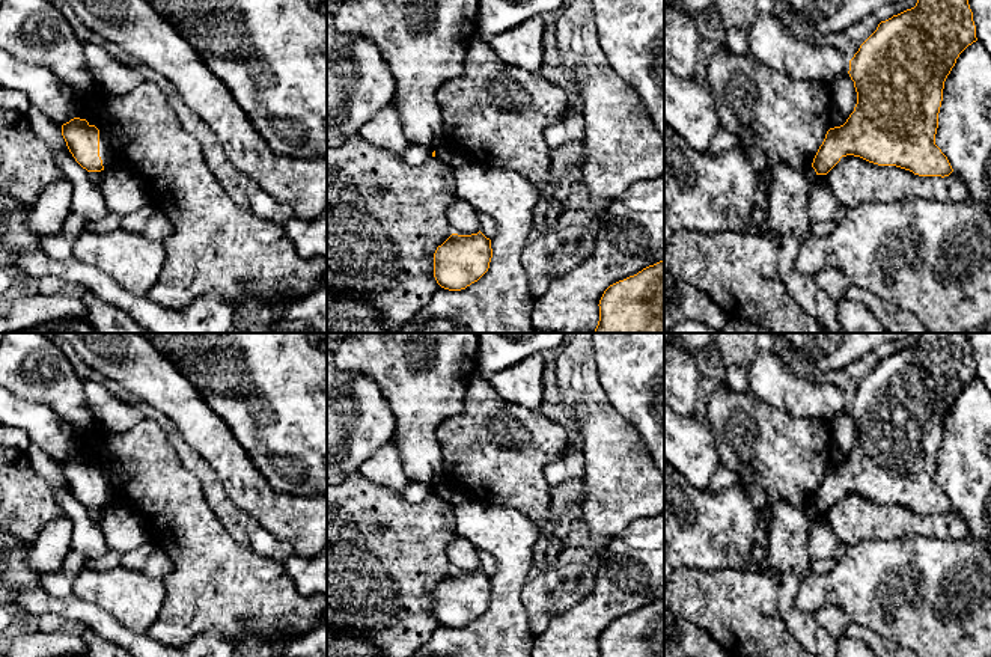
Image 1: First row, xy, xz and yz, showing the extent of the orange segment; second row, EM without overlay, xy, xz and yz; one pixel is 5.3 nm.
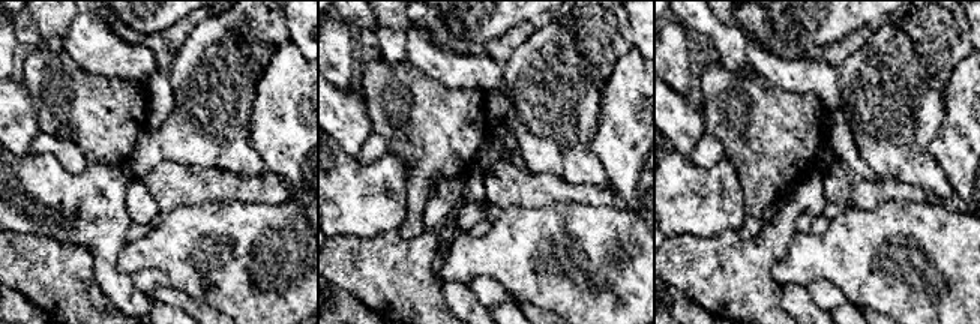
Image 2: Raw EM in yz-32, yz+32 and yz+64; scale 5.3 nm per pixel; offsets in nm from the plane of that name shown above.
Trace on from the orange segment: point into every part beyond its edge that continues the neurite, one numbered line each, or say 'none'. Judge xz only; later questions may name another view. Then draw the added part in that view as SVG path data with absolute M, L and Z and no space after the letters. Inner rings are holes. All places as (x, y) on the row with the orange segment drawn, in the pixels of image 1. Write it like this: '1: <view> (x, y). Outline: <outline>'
none

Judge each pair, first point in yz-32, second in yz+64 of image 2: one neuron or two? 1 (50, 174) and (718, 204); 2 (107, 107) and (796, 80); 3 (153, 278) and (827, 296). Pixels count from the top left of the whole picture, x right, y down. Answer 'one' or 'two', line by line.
1: one
2: two
3: one

